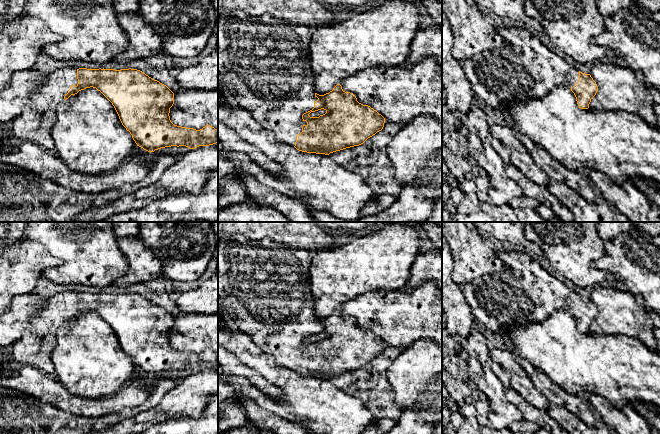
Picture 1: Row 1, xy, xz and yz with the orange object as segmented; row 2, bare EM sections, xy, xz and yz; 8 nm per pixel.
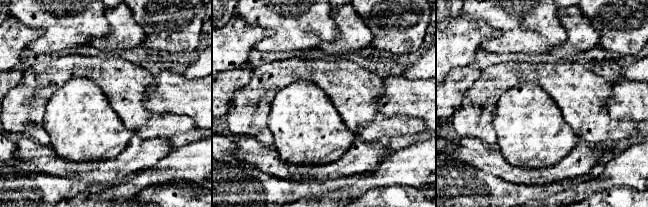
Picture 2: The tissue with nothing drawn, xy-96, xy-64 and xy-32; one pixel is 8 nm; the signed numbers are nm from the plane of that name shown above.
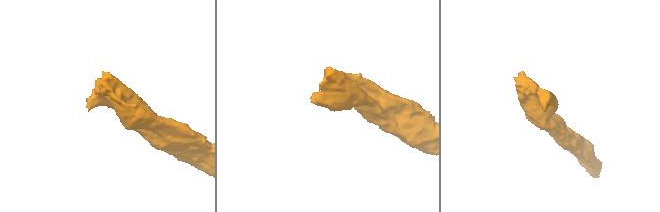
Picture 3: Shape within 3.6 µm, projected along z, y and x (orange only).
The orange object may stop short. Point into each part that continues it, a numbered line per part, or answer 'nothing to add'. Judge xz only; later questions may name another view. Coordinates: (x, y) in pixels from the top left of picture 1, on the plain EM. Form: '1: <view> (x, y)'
1: xz (264, 286)

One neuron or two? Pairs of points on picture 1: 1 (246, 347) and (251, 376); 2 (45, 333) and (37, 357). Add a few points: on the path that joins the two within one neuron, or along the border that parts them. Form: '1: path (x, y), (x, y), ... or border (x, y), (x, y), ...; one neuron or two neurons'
1: border (231, 352), (243, 363), (259, 372), (268, 381); two neurons
2: path (44, 339), (37, 346), (37, 351); one neuron

